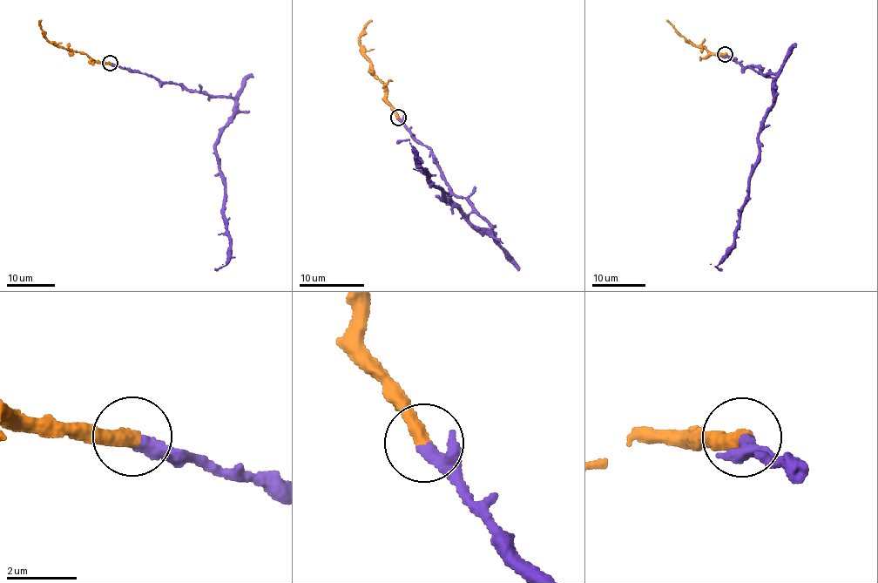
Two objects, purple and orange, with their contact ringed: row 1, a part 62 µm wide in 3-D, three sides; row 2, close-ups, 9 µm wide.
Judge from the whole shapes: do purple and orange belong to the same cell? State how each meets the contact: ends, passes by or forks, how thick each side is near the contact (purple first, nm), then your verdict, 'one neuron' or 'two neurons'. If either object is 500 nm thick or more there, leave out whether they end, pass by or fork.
purple ends; orange ends; calibres 360 and 440 nm; one neuron

